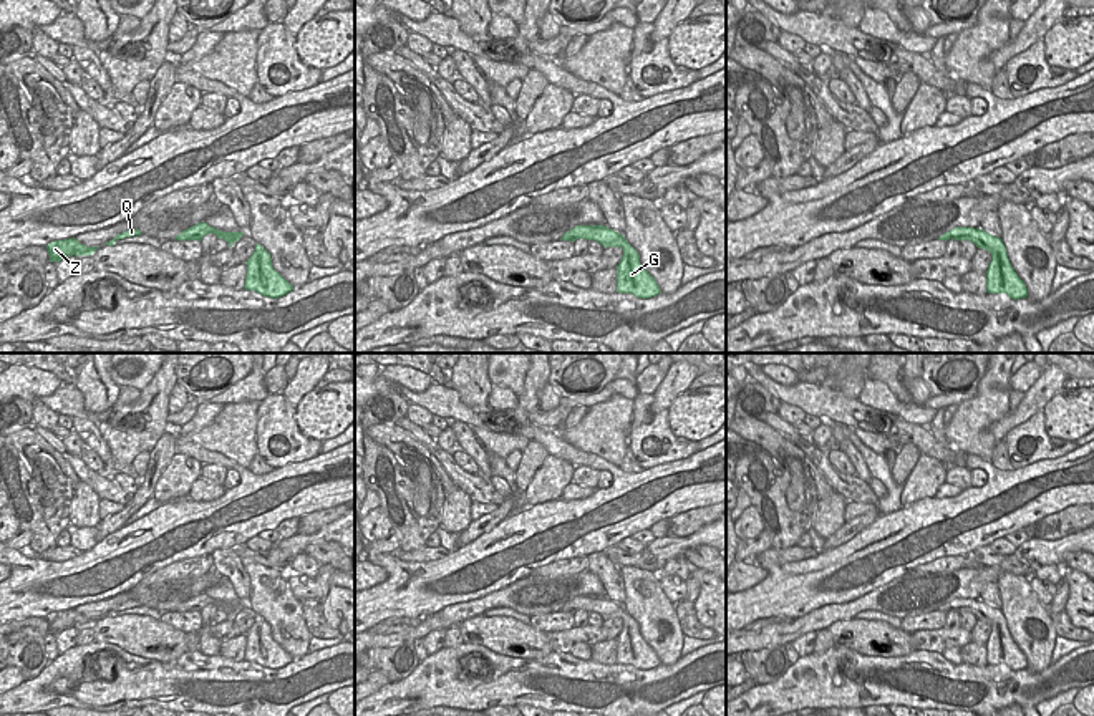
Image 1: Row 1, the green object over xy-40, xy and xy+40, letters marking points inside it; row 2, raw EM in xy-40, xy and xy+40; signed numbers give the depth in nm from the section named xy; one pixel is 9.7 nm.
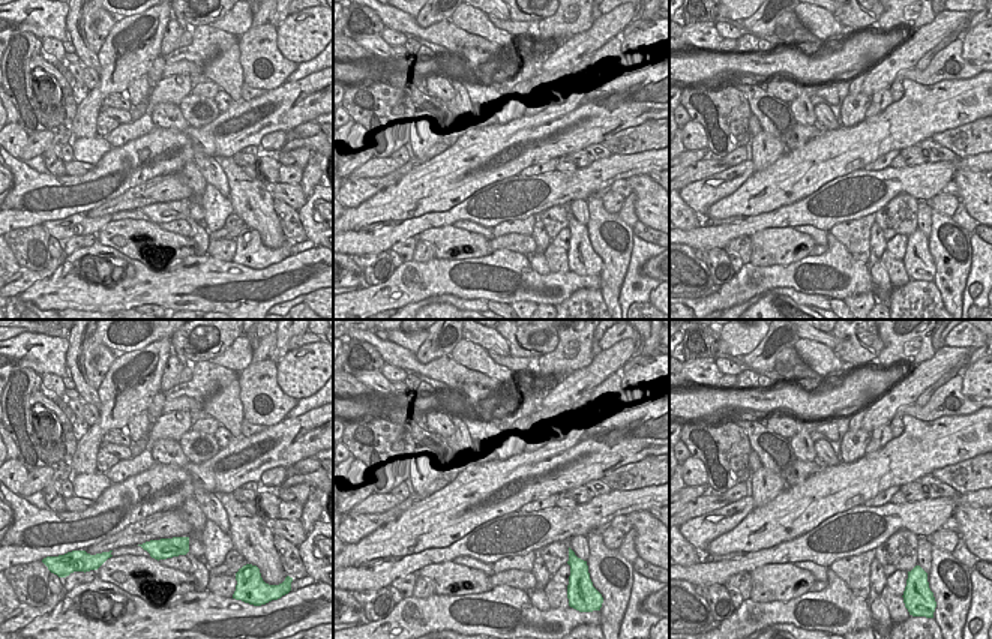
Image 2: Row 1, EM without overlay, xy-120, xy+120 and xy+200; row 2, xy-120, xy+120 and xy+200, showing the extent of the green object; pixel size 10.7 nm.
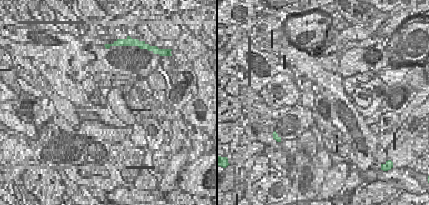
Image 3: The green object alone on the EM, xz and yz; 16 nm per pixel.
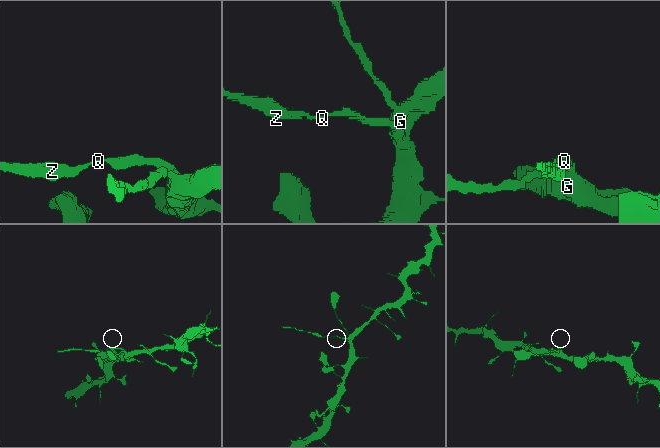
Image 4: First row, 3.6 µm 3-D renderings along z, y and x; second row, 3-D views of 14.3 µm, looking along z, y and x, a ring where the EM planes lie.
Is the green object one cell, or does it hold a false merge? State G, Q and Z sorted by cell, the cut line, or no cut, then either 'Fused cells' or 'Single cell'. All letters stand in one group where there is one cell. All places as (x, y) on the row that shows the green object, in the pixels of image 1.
Groups: G / Q Z. Split along xy-40 (209, 226), (201, 236). Fused cells

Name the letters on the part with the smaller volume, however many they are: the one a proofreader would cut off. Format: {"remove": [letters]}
{"remove": ["Q", "Z"]}

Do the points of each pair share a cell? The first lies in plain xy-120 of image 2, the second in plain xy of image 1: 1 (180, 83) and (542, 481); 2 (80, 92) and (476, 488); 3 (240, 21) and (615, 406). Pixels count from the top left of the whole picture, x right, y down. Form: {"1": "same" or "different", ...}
{"1": "same", "2": "different", "3": "different"}

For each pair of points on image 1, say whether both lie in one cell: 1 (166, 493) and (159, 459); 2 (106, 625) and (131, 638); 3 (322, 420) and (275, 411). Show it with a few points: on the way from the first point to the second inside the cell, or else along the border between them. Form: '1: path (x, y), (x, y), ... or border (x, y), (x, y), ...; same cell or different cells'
1: border (174, 453), (153, 493); different cells
2: path (113, 630), (125, 632); same cell
3: border (294, 408), (297, 428), (305, 436), (322, 441); different cells

